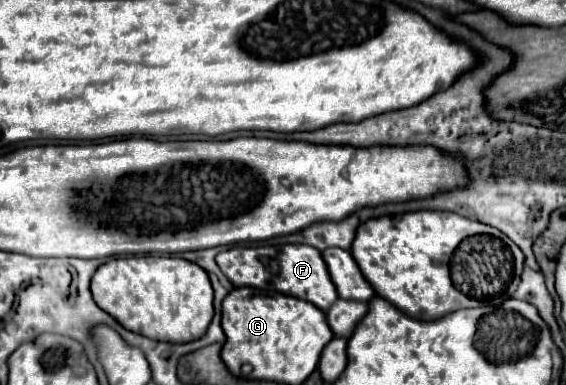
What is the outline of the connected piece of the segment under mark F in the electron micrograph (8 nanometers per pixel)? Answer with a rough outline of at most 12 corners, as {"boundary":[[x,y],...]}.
{"boundary":[[311,245],[231,247],[233,287],[275,289],[327,311],[337,291]]}

